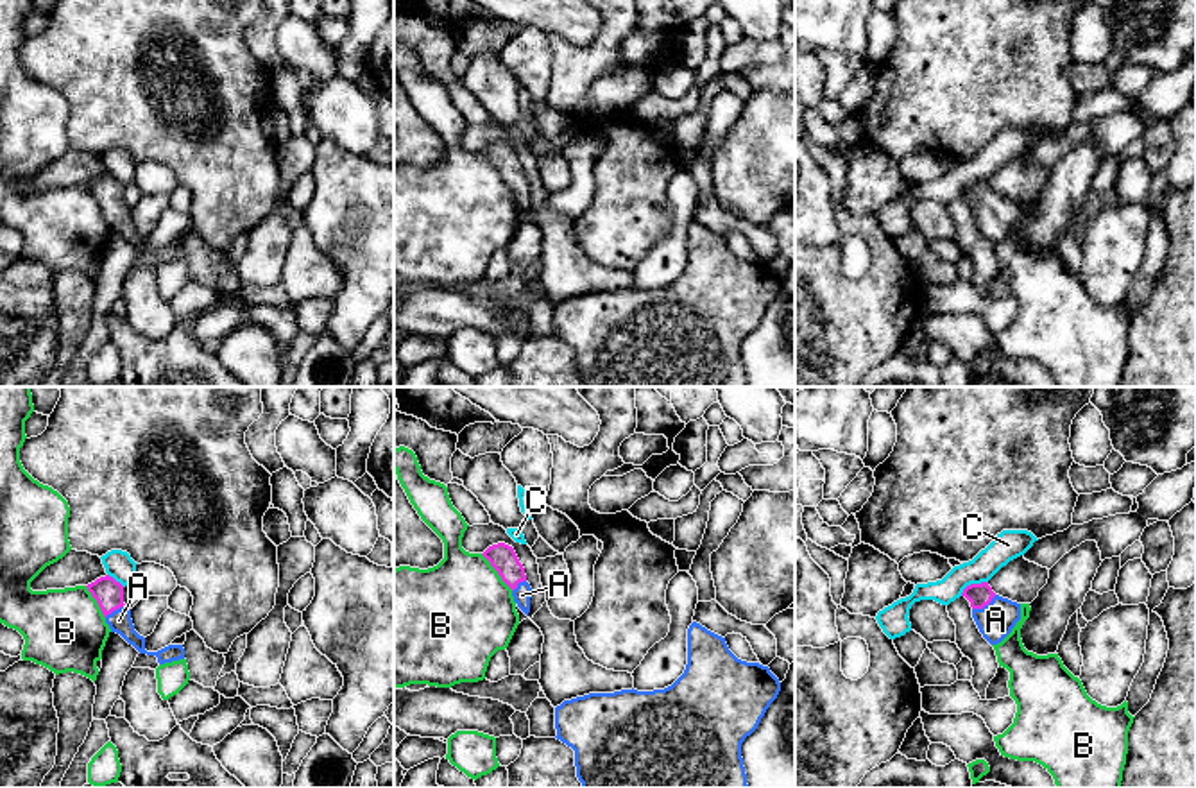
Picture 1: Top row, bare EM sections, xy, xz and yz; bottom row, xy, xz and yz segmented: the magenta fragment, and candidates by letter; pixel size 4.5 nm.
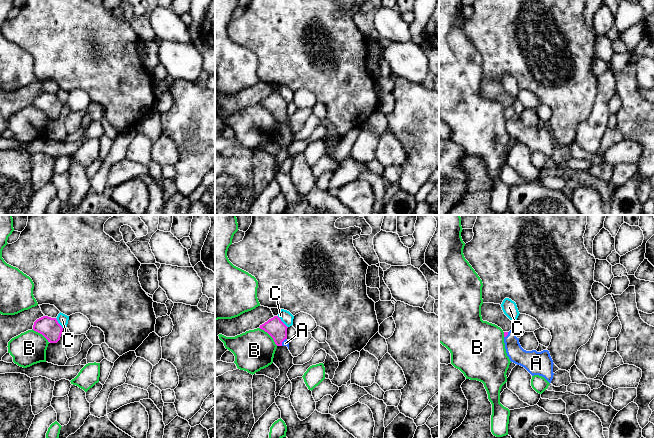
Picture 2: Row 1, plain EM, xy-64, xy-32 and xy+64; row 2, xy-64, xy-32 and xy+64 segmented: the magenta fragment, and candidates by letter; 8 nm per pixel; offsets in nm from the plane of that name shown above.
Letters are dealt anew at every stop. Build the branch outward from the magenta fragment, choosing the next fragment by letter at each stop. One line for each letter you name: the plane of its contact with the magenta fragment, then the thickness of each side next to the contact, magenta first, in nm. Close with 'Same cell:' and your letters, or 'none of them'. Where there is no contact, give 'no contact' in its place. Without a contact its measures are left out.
A: contact in yz; calibres 110 and 160 nm
Same cell: A

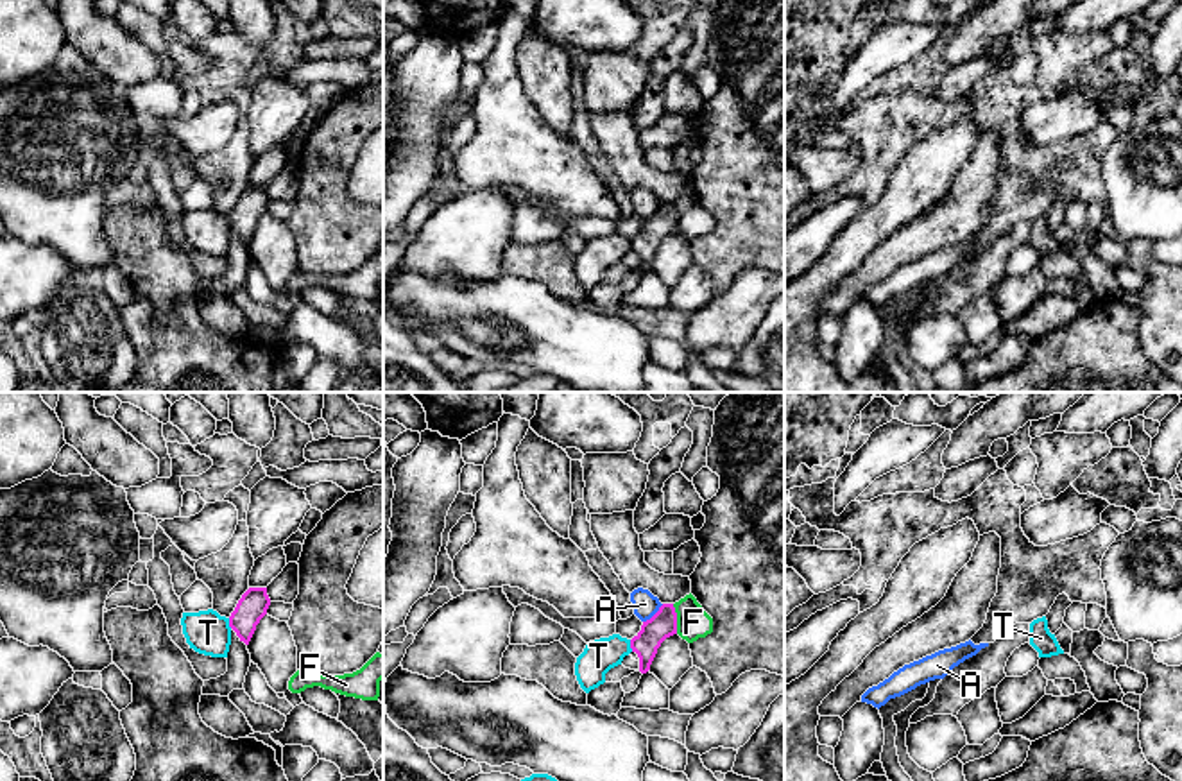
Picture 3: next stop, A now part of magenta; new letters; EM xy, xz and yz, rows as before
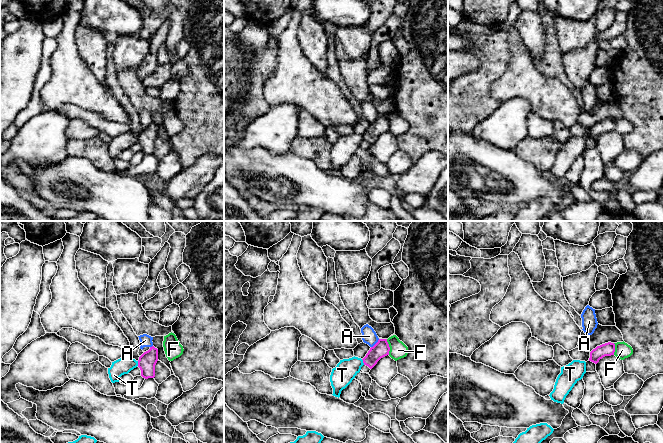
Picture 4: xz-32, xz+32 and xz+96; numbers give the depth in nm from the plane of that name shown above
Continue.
Same cell: none of them

